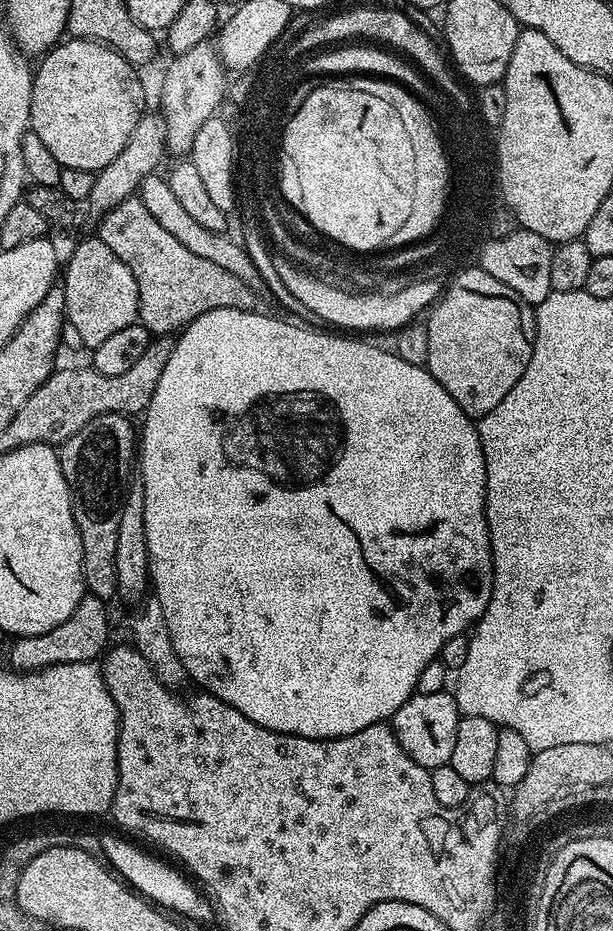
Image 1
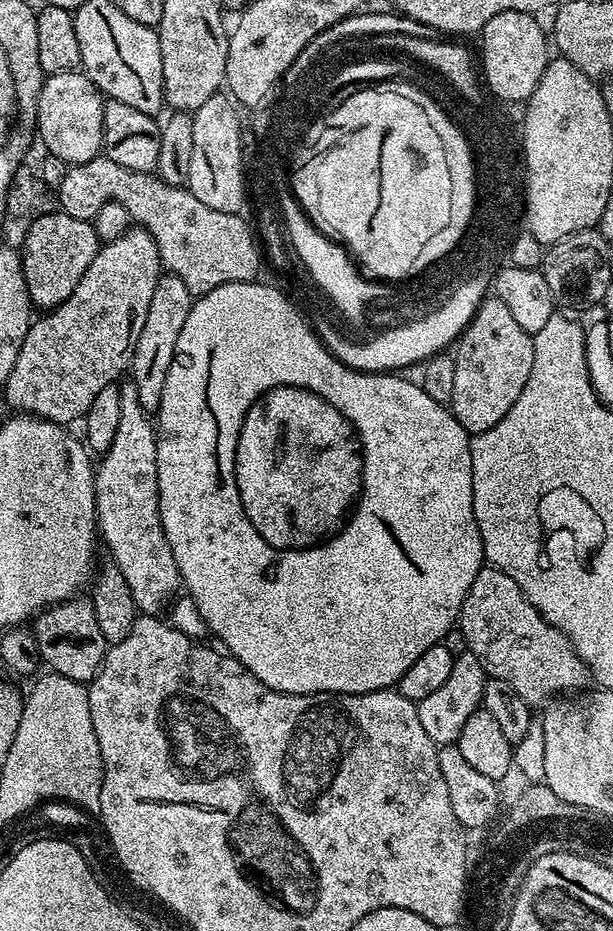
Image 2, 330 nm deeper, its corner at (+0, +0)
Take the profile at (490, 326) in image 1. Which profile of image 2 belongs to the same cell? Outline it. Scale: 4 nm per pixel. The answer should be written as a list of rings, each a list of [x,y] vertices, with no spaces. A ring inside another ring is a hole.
[[[492,294],[480,303],[474,318],[455,341],[454,355],[454,394],[450,410],[470,434],[490,430],[490,426],[506,418],[506,410],[518,402],[518,394],[522,394],[522,386],[526,386],[526,378],[530,378],[534,366],[532,336],[518,326],[510,309]]]

